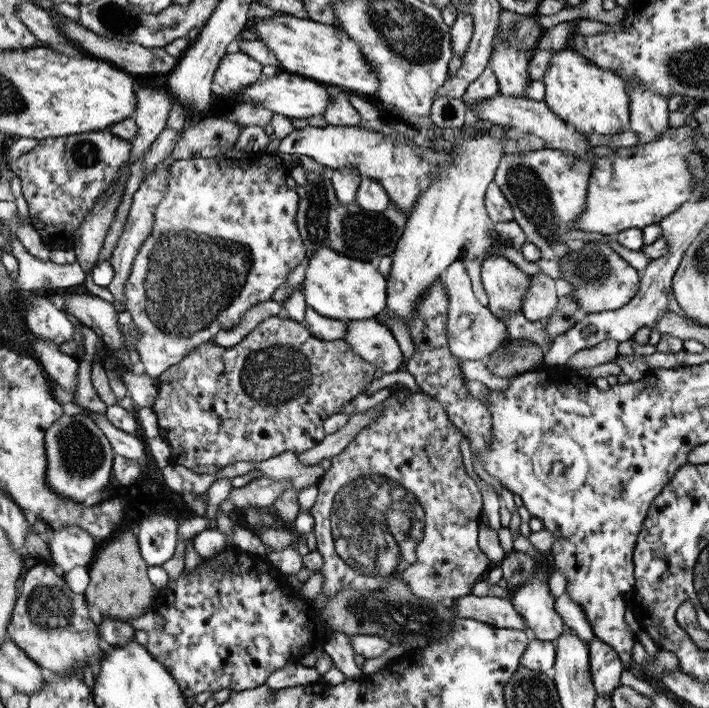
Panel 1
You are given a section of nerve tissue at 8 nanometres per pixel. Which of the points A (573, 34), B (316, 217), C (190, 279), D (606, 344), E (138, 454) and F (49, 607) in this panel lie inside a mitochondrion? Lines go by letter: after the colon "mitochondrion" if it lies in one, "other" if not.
A: other
B: mitochondrion
C: mitochondrion
D: other
E: other
F: mitochondrion

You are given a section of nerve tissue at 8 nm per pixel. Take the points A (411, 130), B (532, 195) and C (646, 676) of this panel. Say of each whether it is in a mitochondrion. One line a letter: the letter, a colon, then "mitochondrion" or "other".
A: other
B: mitochondrion
C: other

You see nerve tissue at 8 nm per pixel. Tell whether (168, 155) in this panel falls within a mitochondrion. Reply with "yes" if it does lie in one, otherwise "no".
no

